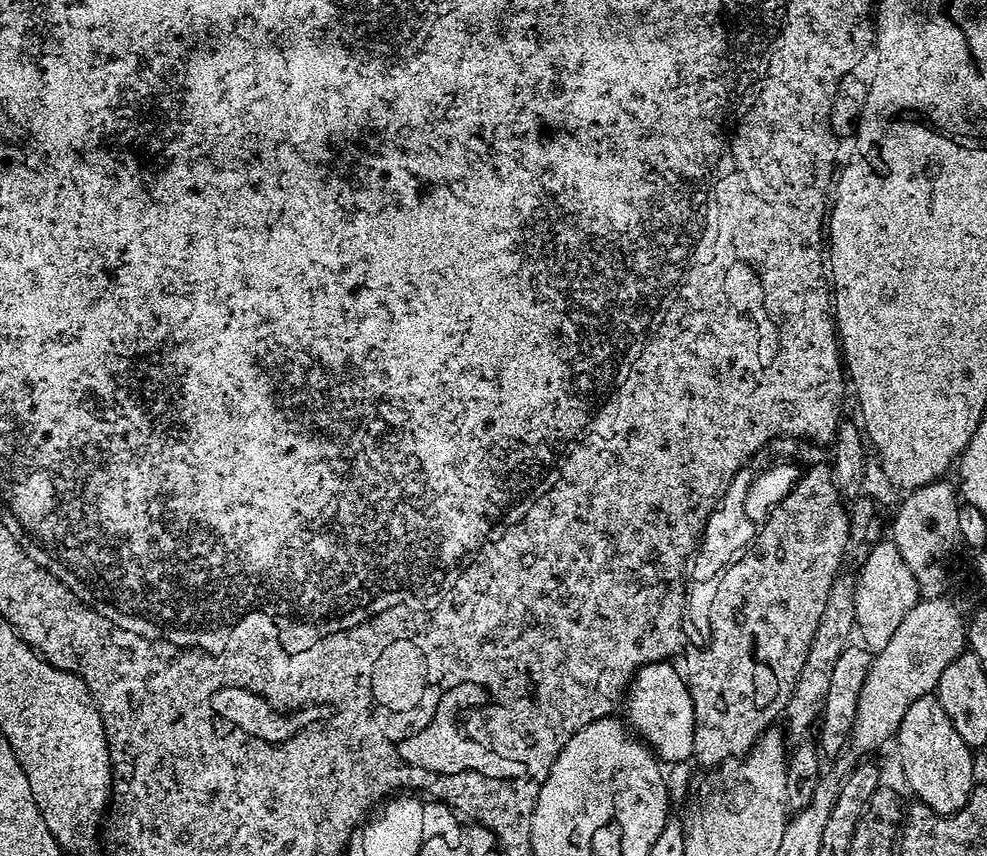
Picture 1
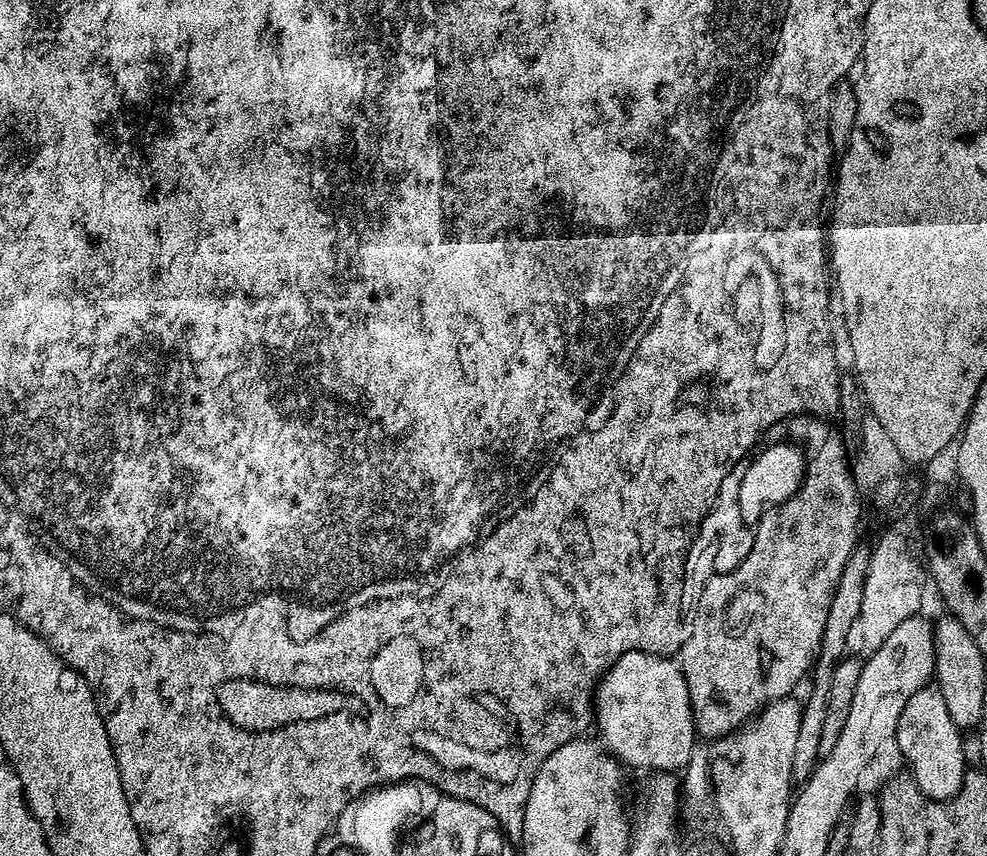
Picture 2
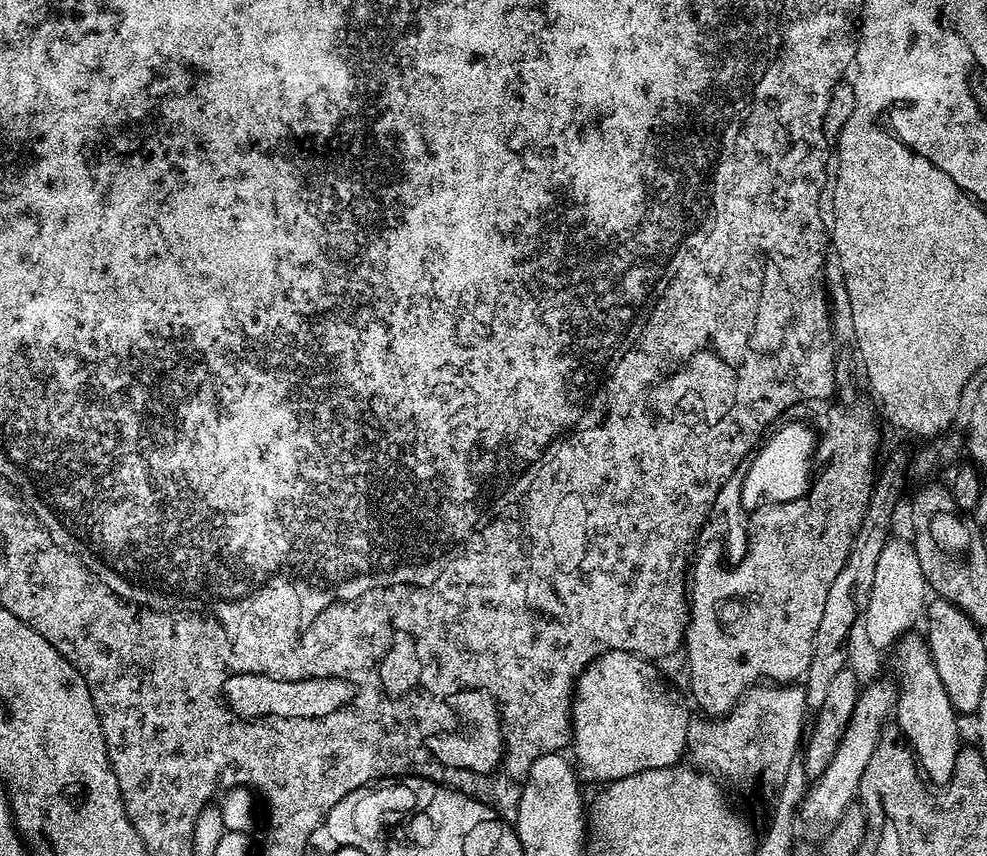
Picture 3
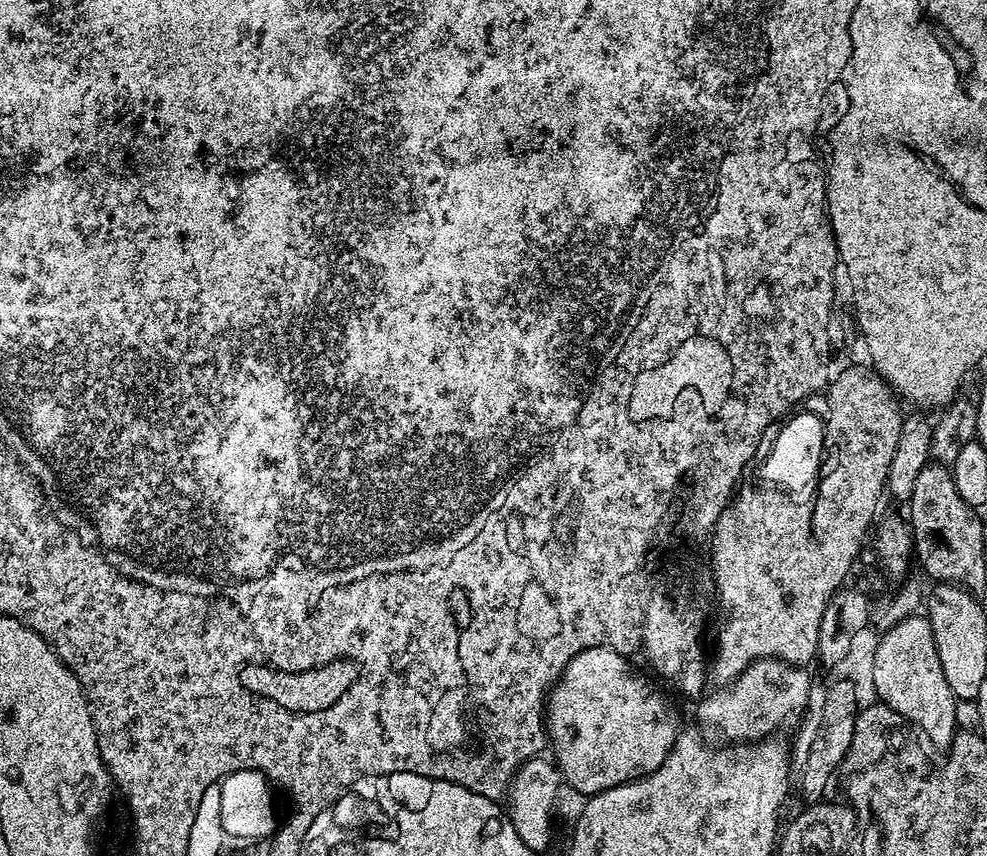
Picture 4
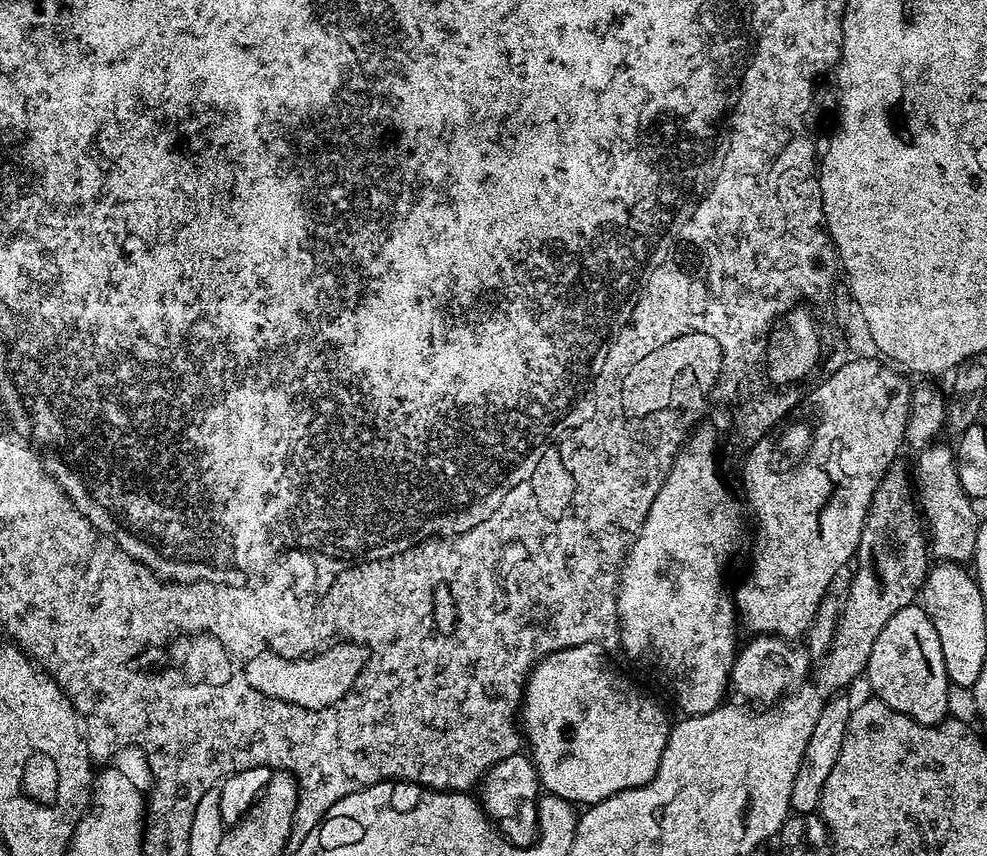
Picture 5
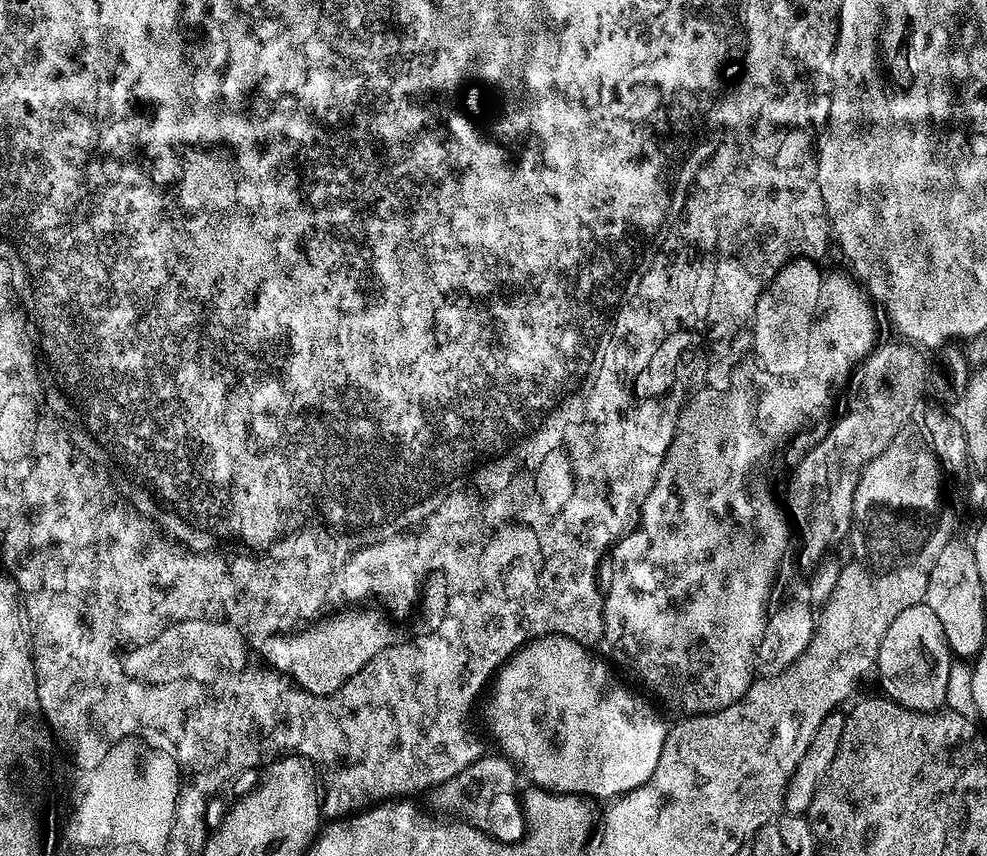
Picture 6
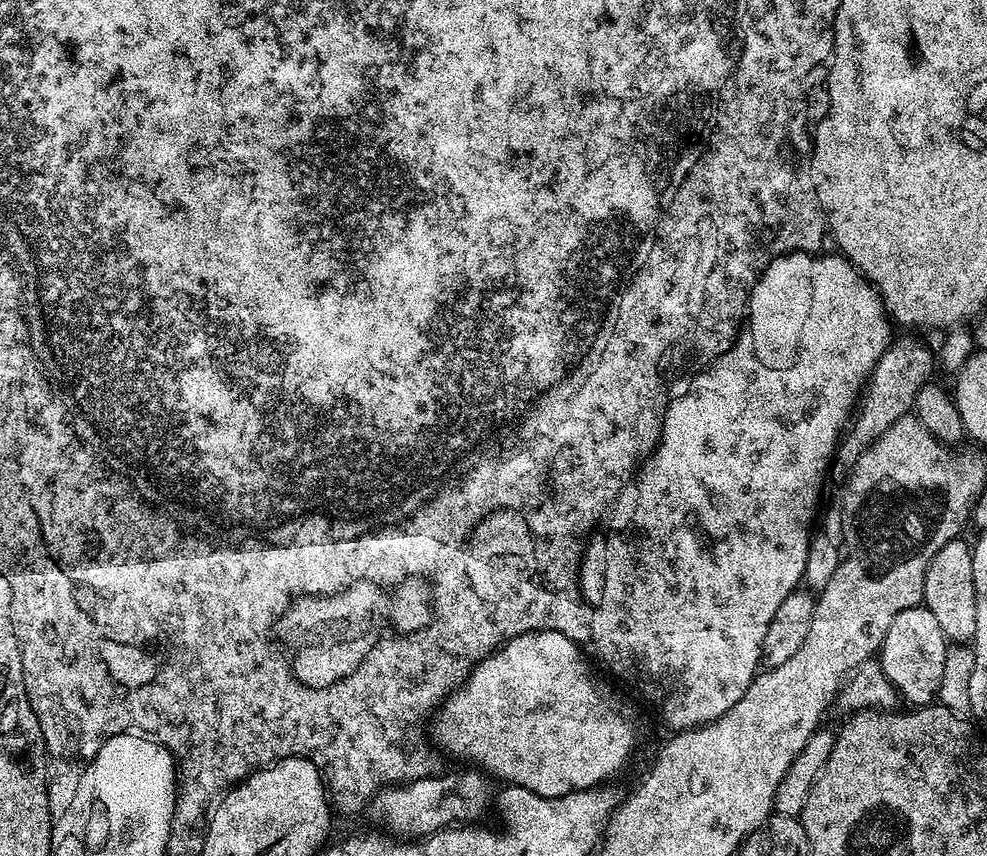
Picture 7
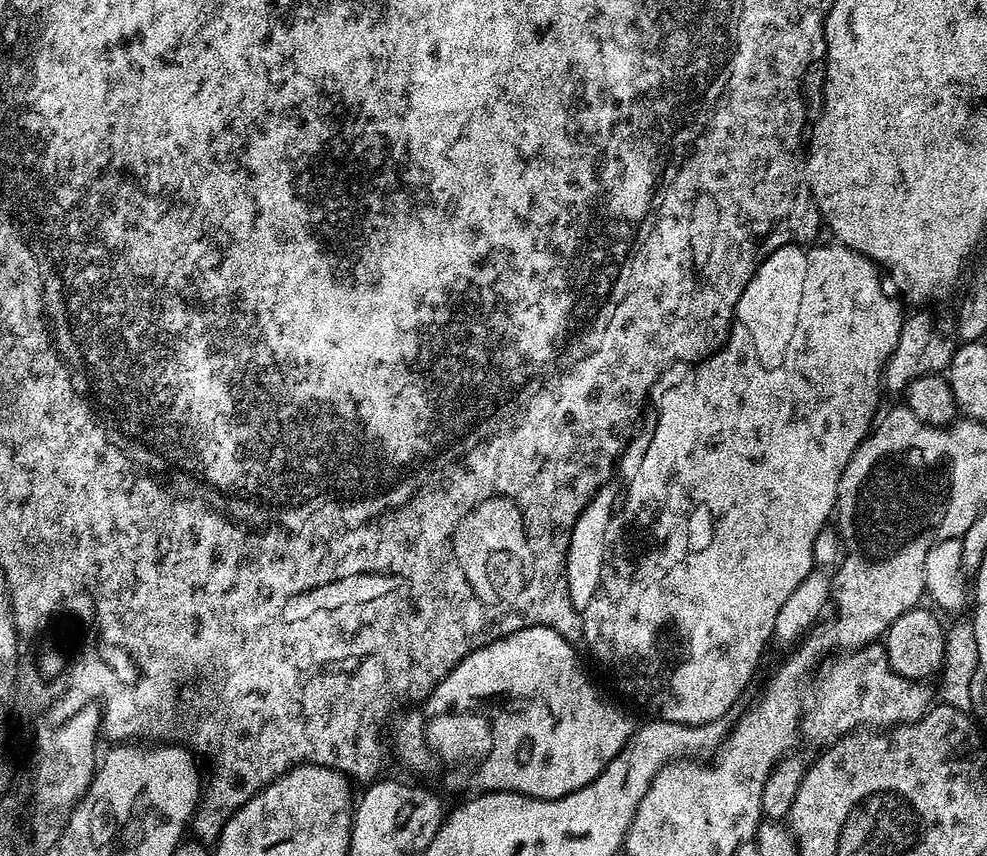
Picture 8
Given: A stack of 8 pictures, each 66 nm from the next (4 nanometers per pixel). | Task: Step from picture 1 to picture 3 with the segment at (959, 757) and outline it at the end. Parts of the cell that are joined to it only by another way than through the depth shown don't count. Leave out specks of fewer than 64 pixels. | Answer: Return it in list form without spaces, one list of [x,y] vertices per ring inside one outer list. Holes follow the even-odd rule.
[[[904,634],[898,640],[900,680],[898,679],[894,720],[900,723],[905,736],[903,739],[910,745],[921,773],[933,785],[946,786],[954,774],[954,762],[962,747],[956,721],[958,713],[950,698],[946,698],[946,686],[942,686],[942,678],[938,678],[938,670],[927,643],[921,637],[919,640],[912,635],[914,634]]]

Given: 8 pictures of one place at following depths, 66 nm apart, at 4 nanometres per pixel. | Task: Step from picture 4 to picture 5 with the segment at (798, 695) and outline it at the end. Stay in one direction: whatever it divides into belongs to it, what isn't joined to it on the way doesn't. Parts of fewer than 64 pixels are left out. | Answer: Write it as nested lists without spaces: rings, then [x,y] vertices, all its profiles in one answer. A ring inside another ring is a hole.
[[[763,634],[752,638],[748,645],[741,647],[736,653],[736,662],[732,667],[730,688],[733,693],[745,696],[748,700],[757,700],[757,705],[771,706],[796,691],[809,679],[808,652],[804,648],[796,648],[795,643],[780,636]]]

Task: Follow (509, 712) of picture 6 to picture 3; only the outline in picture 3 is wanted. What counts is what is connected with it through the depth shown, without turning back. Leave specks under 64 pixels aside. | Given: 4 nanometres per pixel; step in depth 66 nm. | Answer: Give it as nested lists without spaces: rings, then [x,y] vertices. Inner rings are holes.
[[[626,650],[604,652],[584,668],[576,682],[572,705],[572,740],[574,748],[576,744],[575,759],[583,775],[585,772],[592,780],[611,782],[646,770],[681,763],[688,747],[690,712],[684,709],[683,702],[672,693],[671,686],[660,677],[656,668],[659,667],[653,661]]]

